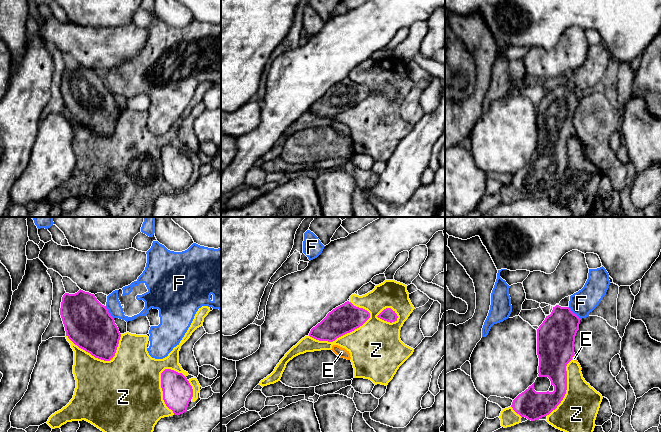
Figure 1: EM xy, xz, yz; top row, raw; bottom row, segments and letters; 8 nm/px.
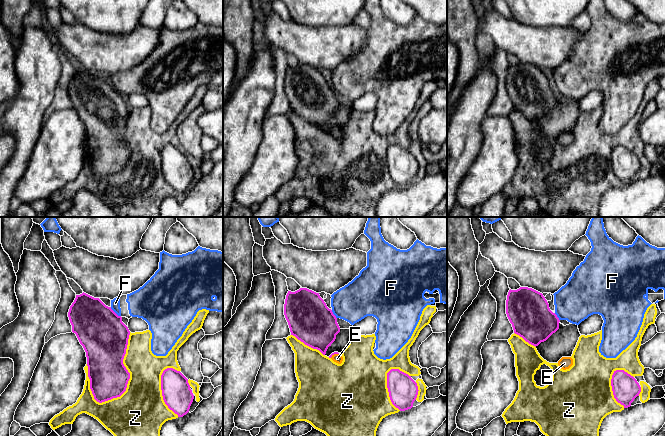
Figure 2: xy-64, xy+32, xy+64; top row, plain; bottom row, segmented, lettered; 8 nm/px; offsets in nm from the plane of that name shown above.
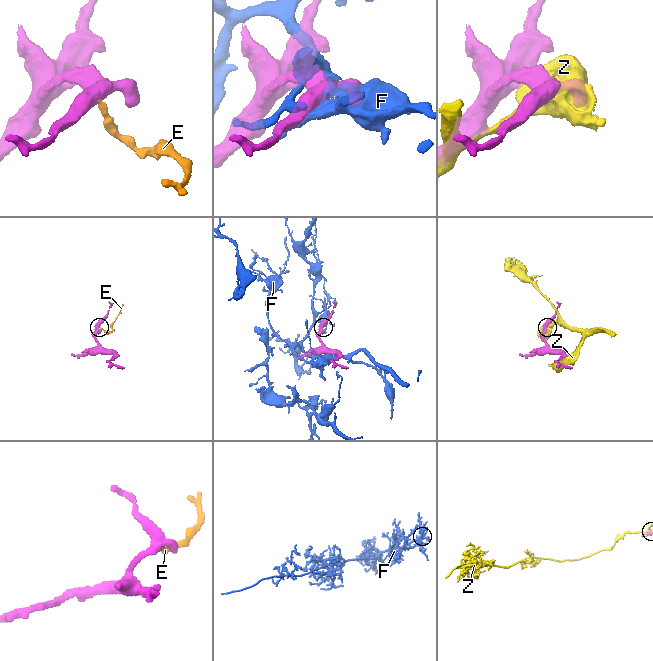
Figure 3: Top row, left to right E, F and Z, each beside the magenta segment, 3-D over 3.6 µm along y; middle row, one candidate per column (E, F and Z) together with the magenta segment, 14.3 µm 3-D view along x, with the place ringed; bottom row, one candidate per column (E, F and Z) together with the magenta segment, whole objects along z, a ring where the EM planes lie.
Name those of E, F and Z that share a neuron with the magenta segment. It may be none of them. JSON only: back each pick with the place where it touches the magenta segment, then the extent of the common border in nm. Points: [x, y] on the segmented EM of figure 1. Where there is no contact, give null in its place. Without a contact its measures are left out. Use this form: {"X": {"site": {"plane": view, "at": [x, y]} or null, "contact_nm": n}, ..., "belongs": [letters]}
{"E": {"site": {"plane": "yz", "at": [572, 356]}, "contact_nm": 50}, "belongs": ["E"]}

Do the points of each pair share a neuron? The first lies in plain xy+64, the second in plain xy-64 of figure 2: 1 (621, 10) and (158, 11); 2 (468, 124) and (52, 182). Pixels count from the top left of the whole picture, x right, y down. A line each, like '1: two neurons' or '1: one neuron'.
1: two neurons
2: two neurons

